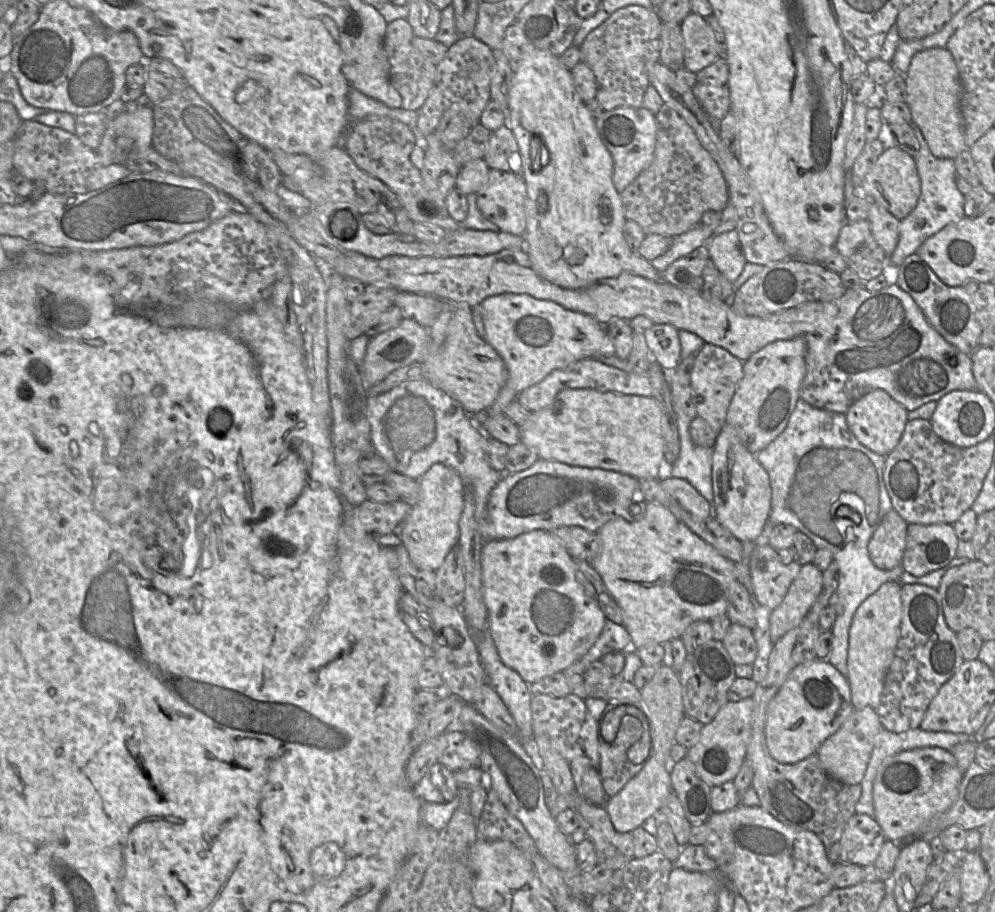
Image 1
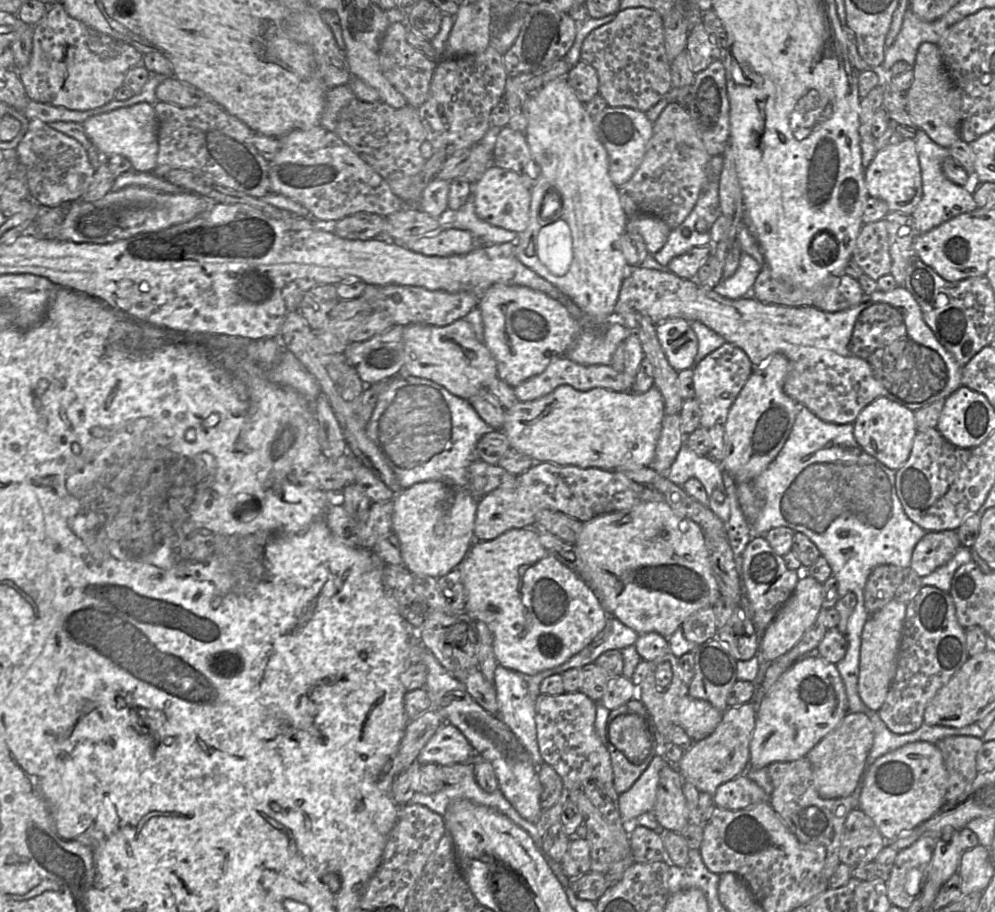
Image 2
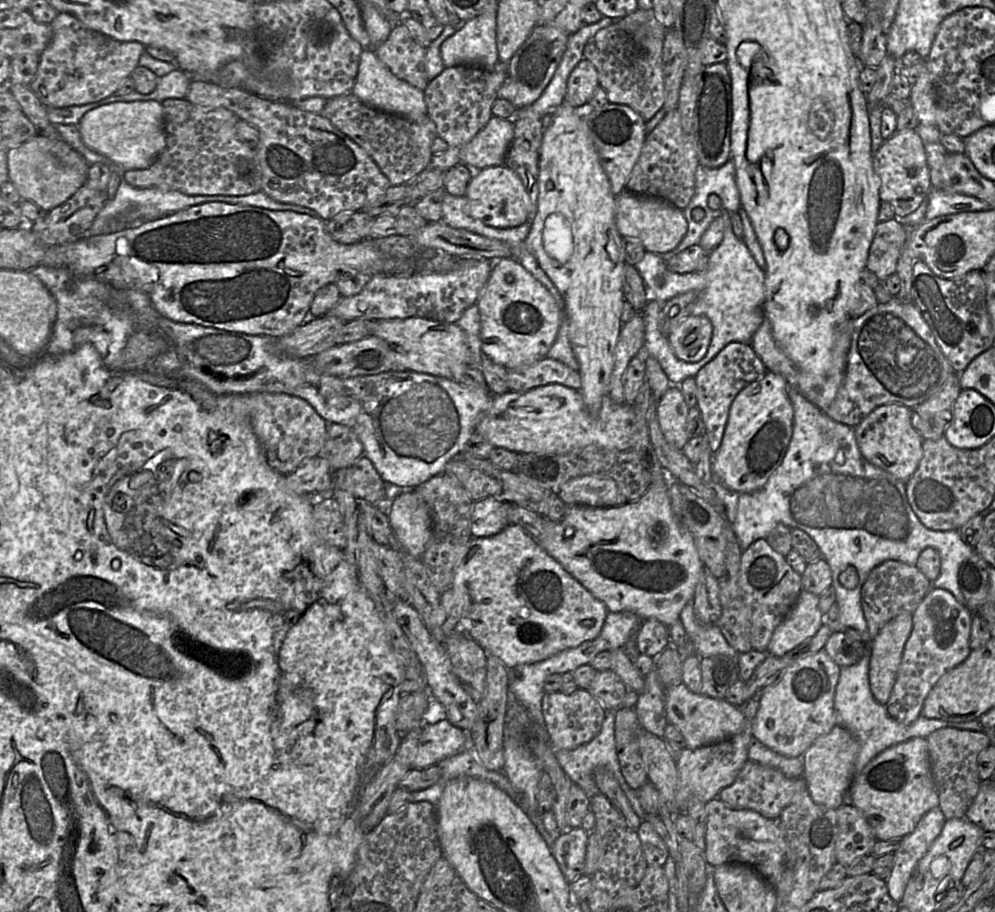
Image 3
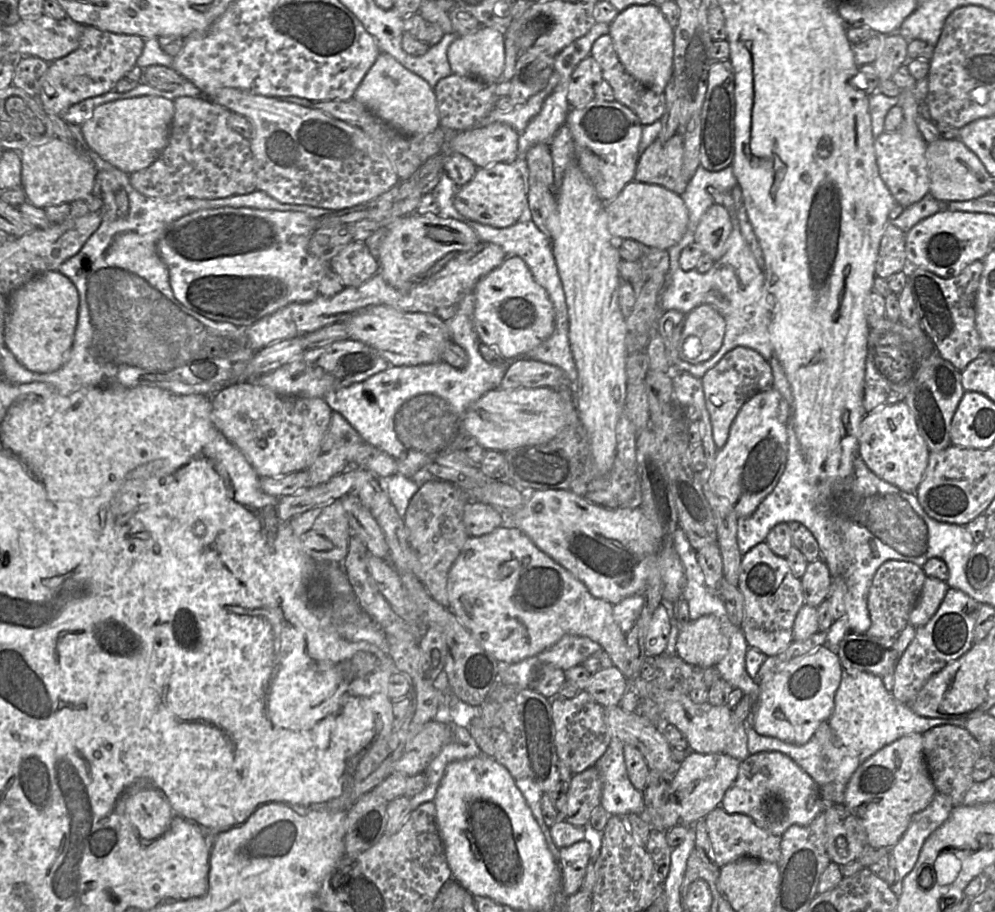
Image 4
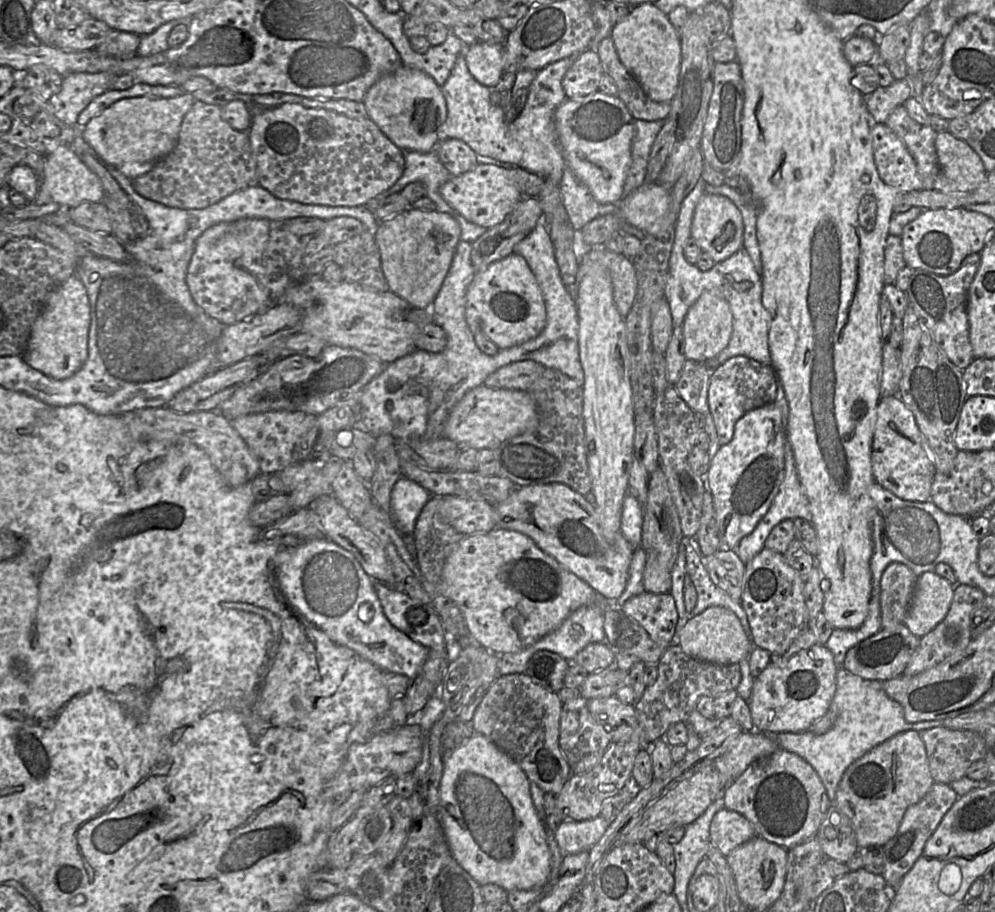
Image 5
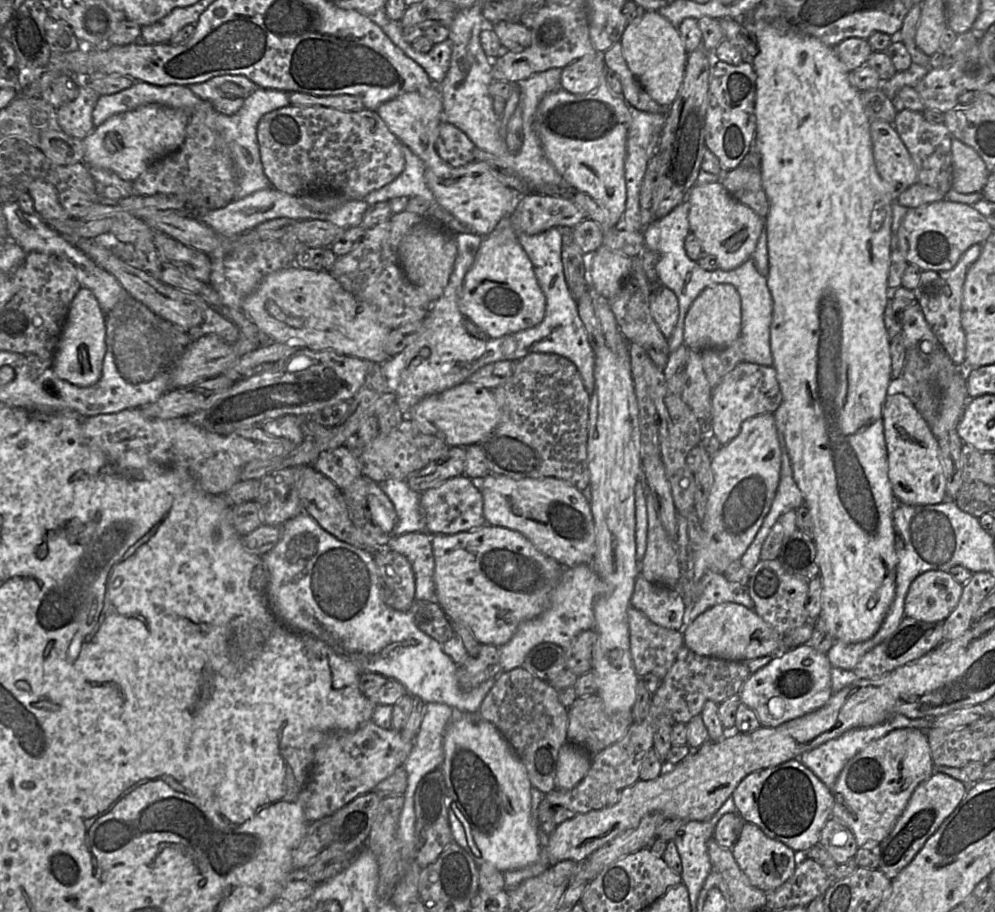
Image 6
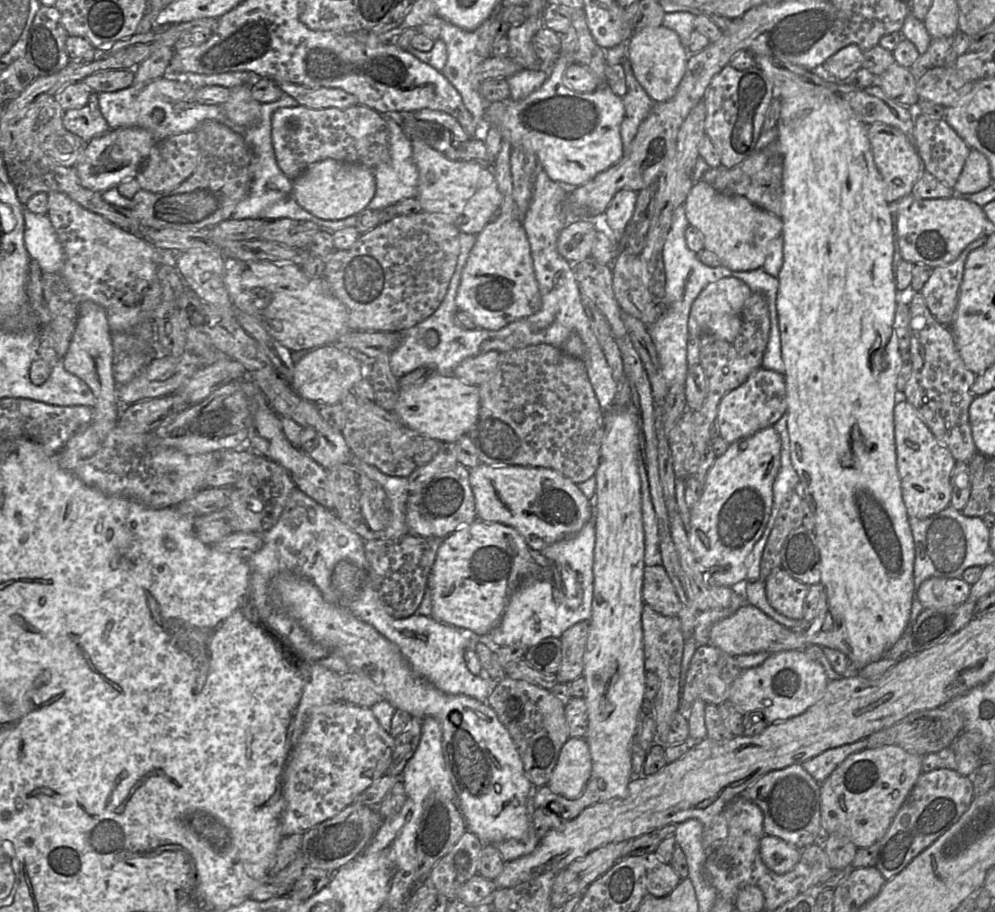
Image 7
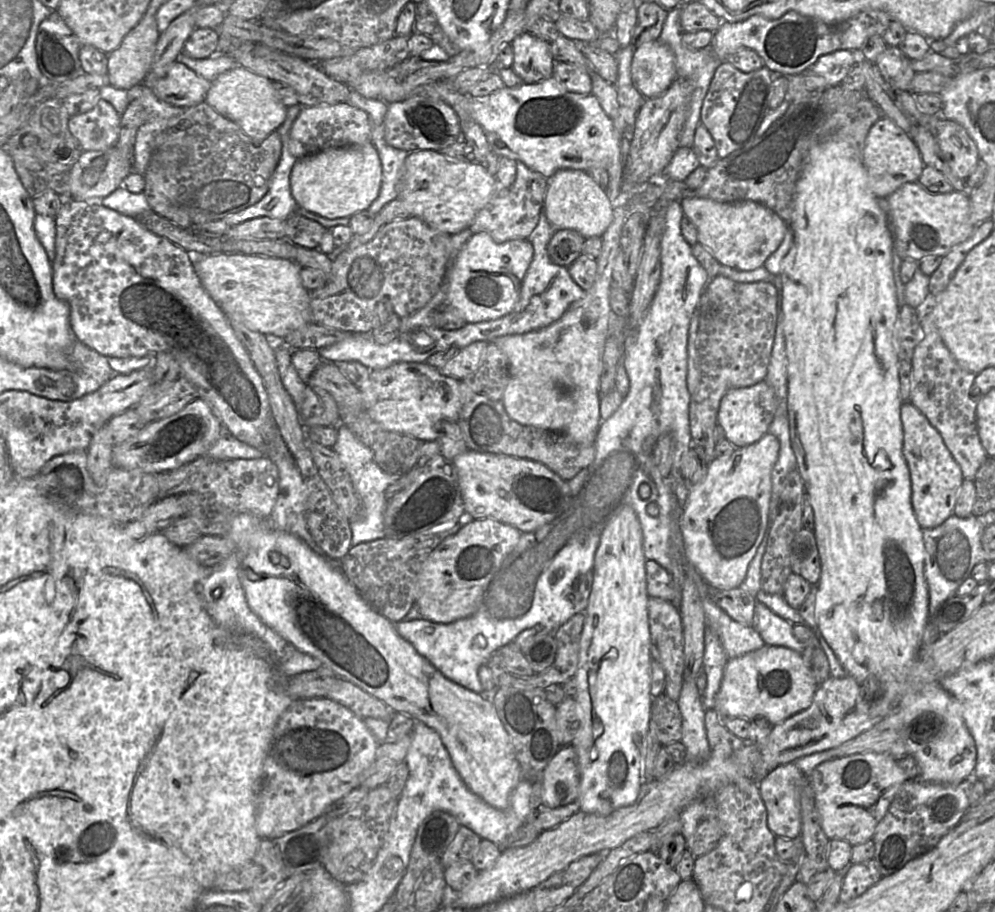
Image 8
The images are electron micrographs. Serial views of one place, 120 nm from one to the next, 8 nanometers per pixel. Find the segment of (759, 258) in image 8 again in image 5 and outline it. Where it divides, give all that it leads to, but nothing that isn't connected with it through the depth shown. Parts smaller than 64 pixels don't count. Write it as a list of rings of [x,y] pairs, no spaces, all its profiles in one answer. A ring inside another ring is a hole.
[[[705,193],[699,200],[693,215],[691,236],[715,263],[734,254],[743,246],[743,218],[738,207],[726,196]]]

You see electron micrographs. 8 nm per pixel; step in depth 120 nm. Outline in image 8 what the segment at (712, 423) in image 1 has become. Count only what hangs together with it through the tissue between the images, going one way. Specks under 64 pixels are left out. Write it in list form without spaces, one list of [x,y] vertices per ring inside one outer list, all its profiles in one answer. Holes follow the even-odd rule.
[[[766,380],[743,388],[730,389],[721,399],[717,423],[723,428],[725,437],[736,448],[751,445],[769,430],[775,416],[777,401],[772,387]]]

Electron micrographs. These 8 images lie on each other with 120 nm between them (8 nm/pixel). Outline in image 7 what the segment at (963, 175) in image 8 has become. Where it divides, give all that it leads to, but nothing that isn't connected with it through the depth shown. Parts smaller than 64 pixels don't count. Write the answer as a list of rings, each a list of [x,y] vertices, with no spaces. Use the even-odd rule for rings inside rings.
[[[923,113],[915,114],[914,138],[923,169],[939,182],[954,188],[971,148],[944,119],[935,119]]]

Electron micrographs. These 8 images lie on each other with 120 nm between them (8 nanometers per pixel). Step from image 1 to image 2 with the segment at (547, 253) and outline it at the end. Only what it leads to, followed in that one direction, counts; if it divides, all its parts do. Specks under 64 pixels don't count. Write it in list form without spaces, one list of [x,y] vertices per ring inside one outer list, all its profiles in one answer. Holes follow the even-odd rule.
[[[559,77],[546,83],[535,93],[528,93],[529,121],[524,133],[533,161],[538,167],[538,177],[531,188],[529,221],[527,228],[518,236],[515,241],[515,256],[528,268],[539,276],[556,286],[566,297],[571,299],[584,313],[585,316],[604,323],[614,319],[614,308],[617,303],[621,284],[628,272],[628,264],[621,249],[621,236],[624,232],[628,217],[623,211],[618,187],[612,182],[609,176],[608,154],[601,143],[593,125],[593,119],[588,114],[583,104],[576,96],[574,90],[567,82],[566,77]]]

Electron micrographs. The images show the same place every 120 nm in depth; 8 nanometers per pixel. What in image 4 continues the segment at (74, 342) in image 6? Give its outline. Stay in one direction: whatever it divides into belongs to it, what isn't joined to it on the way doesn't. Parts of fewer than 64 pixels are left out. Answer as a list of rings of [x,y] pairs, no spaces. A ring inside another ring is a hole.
[[[58,271],[41,273],[15,290],[8,300],[5,346],[19,363],[36,373],[51,373],[69,359],[78,320],[79,294],[73,282]]]

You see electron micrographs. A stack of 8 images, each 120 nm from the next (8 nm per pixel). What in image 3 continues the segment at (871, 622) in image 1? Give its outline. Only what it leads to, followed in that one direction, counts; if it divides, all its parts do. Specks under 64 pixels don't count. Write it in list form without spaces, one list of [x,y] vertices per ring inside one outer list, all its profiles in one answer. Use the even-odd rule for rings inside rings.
[[[902,613],[889,621],[869,643],[869,685],[880,704],[885,705],[889,699],[912,627],[912,613]]]

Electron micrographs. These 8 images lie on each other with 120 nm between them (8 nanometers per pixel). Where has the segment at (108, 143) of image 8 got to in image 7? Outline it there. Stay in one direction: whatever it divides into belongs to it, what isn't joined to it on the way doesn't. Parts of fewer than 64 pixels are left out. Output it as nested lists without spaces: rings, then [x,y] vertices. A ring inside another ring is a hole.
[[[95,92],[91,93],[88,102],[82,108],[64,111],[63,125],[85,143],[111,130],[100,111],[98,94]]]

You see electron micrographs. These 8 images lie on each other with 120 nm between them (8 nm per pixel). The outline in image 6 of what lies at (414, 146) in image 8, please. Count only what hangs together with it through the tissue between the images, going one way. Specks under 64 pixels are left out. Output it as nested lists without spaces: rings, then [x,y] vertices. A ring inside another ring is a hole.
[[[441,121],[435,141],[435,150],[451,167],[461,167],[474,161],[475,145],[459,128]]]

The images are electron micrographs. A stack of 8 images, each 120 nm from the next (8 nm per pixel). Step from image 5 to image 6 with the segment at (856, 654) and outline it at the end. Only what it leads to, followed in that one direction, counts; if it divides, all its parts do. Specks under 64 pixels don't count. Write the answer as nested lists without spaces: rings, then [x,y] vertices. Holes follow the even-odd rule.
[[[905,617],[897,629],[859,660],[854,673],[859,679],[878,678],[924,656],[943,641],[943,622],[928,623]]]

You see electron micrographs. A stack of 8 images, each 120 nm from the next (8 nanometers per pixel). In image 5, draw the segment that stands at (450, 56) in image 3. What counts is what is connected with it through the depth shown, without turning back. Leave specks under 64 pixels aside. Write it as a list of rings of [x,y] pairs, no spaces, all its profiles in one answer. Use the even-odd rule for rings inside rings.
[[[478,41],[465,48],[471,75],[482,85],[495,88],[504,73],[504,43]]]

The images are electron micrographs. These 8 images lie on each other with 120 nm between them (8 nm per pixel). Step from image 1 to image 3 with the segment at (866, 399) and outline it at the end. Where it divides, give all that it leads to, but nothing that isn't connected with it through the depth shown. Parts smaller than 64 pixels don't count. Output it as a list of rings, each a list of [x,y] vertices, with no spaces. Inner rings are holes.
[[[902,404],[878,406],[854,427],[862,456],[874,466],[906,482],[916,471],[923,455],[923,438],[912,424],[911,410]]]

